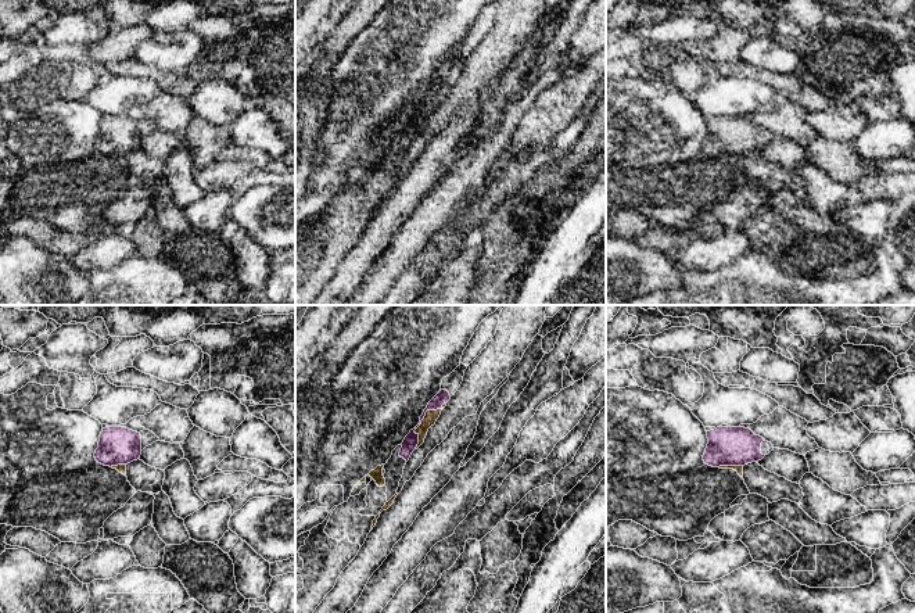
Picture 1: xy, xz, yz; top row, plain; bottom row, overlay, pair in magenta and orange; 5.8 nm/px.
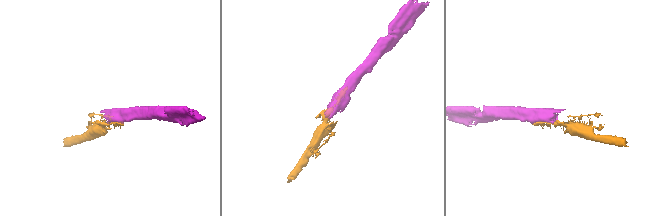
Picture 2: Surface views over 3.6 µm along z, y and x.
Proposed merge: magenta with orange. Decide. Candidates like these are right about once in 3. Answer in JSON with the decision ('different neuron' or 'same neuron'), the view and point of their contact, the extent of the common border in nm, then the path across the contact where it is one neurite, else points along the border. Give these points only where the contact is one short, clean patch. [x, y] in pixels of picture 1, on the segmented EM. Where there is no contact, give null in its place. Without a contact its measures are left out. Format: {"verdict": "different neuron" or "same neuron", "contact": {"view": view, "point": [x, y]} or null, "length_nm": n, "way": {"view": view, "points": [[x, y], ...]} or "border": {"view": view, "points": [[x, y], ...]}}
{"verdict": "different neuron", "contact": {"view": "xz", "point": [422, 419]}, "length_nm": 320, "border": {"view": "xz", "points": [[445, 402], [426, 412], [415, 430], [415, 448]]}}

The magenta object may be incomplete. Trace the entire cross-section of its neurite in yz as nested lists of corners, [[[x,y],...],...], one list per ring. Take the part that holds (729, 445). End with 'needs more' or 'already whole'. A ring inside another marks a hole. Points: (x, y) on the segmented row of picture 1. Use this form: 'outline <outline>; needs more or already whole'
outline [[[749,426],[706,427],[708,444],[703,455],[704,463],[713,467],[744,466],[761,460],[774,451],[774,445],[756,435]]]; needs more

